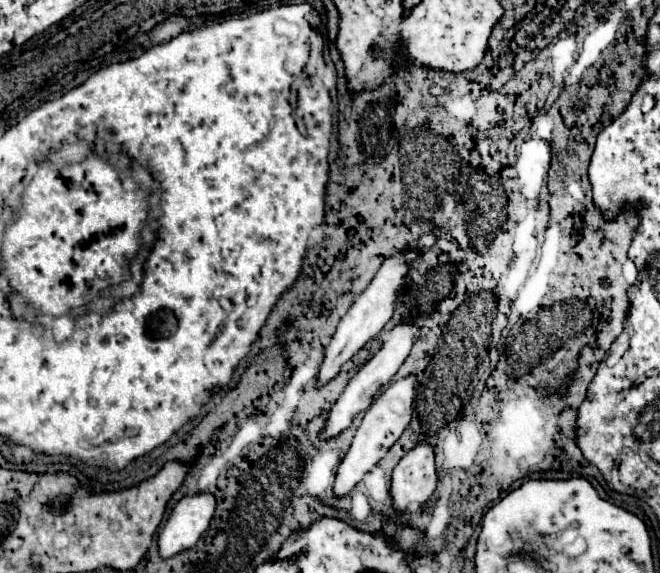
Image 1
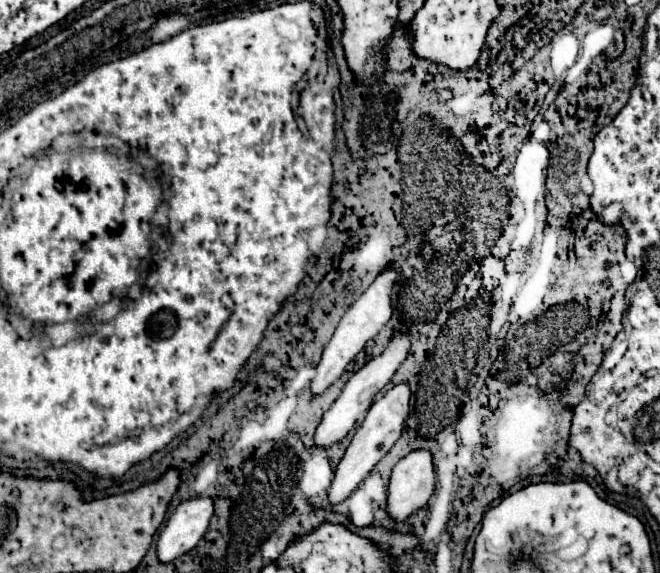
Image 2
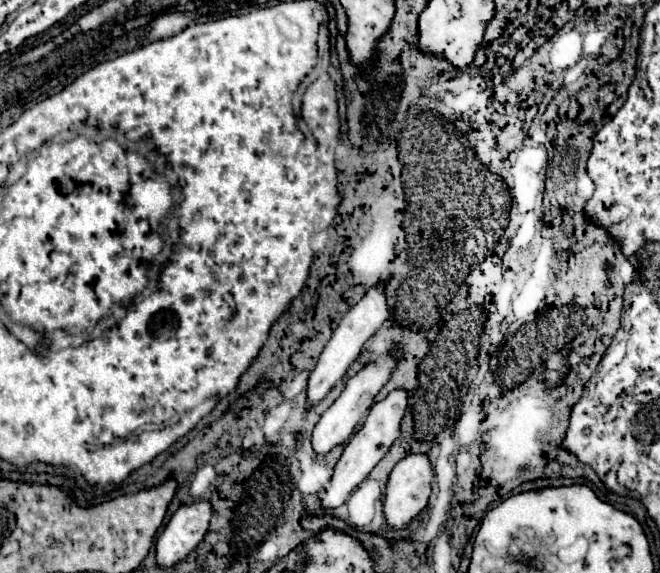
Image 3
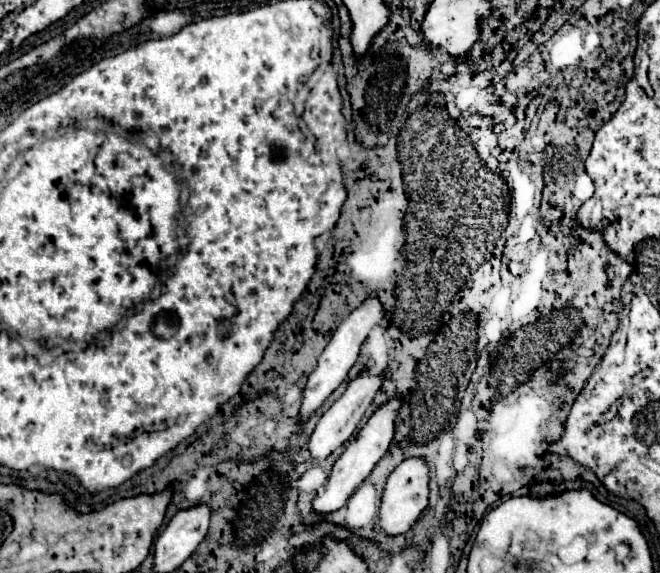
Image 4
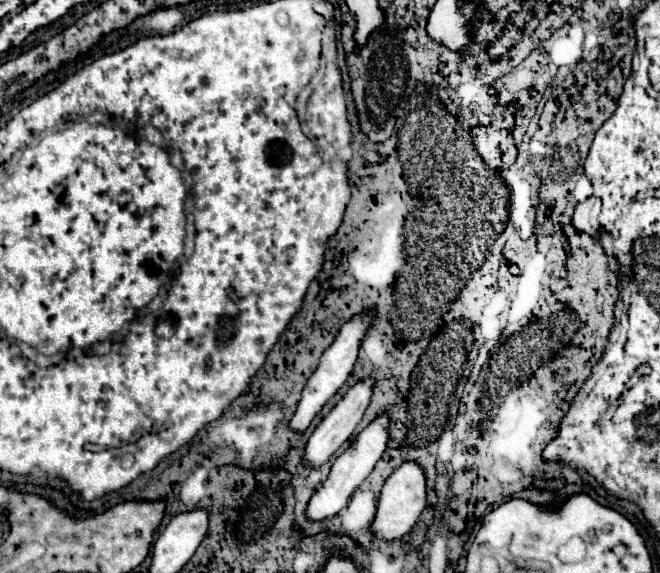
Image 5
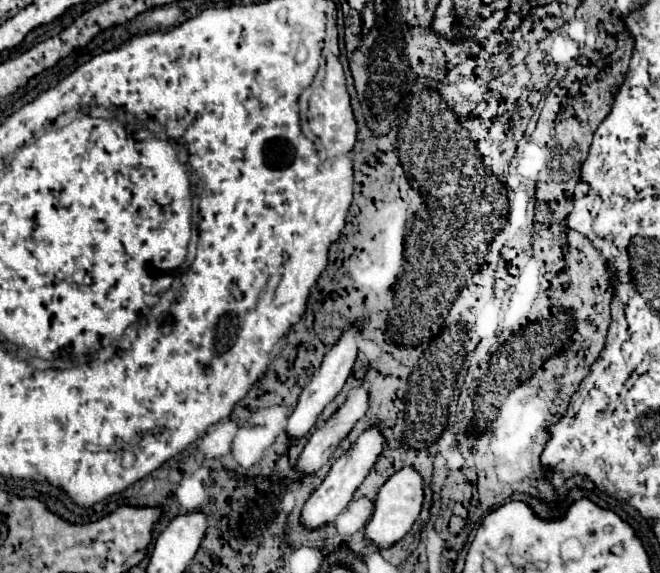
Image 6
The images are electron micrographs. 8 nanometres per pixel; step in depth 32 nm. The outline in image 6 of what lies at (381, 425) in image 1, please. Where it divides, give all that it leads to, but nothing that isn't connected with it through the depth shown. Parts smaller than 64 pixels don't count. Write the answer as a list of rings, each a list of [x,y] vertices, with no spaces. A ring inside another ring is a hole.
[[[370,428],[366,430],[364,434],[358,436],[356,444],[352,444],[352,448],[340,456],[334,464],[332,464],[332,470],[328,472],[328,476],[322,480],[322,484],[312,492],[312,496],[306,500],[304,508],[302,508],[302,514],[300,514],[300,520],[302,524],[308,528],[308,530],[318,530],[318,528],[324,528],[326,524],[334,522],[342,510],[348,506],[348,502],[352,500],[358,484],[362,484],[364,476],[368,476],[372,464],[376,462],[376,456],[380,454],[382,450],[382,444],[384,444],[384,436],[380,436],[380,432],[376,432],[376,428]]]

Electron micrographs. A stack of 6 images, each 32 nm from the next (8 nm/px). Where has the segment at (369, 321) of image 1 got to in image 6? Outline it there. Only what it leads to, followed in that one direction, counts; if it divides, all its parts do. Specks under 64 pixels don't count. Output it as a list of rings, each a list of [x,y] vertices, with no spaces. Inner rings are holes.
[[[348,328],[348,330],[342,334],[342,338],[338,340],[338,344],[332,346],[332,350],[324,356],[320,370],[314,374],[314,378],[310,380],[310,384],[308,384],[308,386],[304,388],[304,392],[300,394],[300,400],[298,400],[298,404],[296,404],[296,408],[294,408],[294,412],[290,414],[288,424],[286,424],[286,436],[288,436],[290,442],[292,442],[292,440],[306,438],[306,436],[310,434],[310,430],[314,428],[316,418],[318,418],[318,416],[322,414],[322,410],[326,408],[326,404],[332,402],[332,400],[338,396],[338,392],[342,390],[346,378],[350,376],[350,370],[352,370],[352,366],[354,366],[356,352],[358,352],[358,350],[356,350],[356,332],[358,332],[356,328]]]

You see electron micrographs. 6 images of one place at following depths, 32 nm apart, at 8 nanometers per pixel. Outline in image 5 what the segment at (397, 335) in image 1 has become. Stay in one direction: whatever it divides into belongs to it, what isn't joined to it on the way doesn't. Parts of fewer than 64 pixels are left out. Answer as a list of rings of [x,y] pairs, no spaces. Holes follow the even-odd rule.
[[[366,380],[366,382],[358,382],[354,384],[348,394],[336,404],[336,408],[316,426],[316,430],[312,432],[306,448],[304,448],[304,456],[302,456],[302,464],[310,466],[310,468],[320,468],[322,464],[328,462],[328,458],[350,438],[350,434],[354,432],[356,424],[360,422],[360,418],[364,416],[368,404],[370,404],[370,398],[372,398],[372,382]]]

